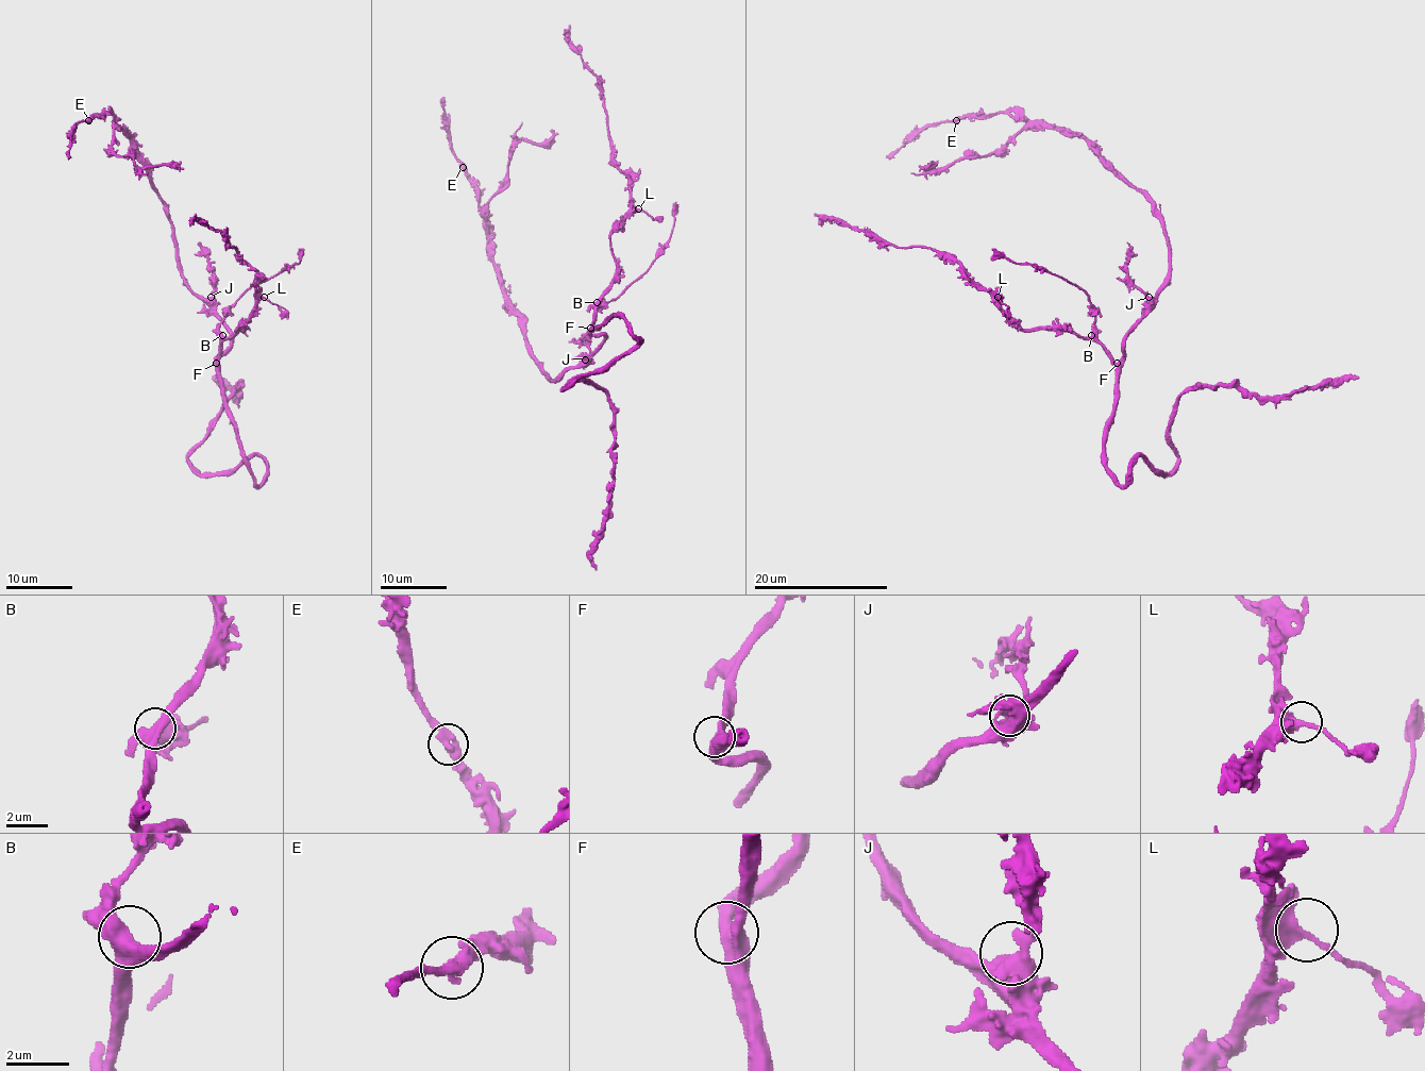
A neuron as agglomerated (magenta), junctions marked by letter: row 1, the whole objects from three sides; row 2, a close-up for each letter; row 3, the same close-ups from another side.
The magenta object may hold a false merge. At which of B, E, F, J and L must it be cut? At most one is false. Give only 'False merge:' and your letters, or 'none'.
False merge: none

